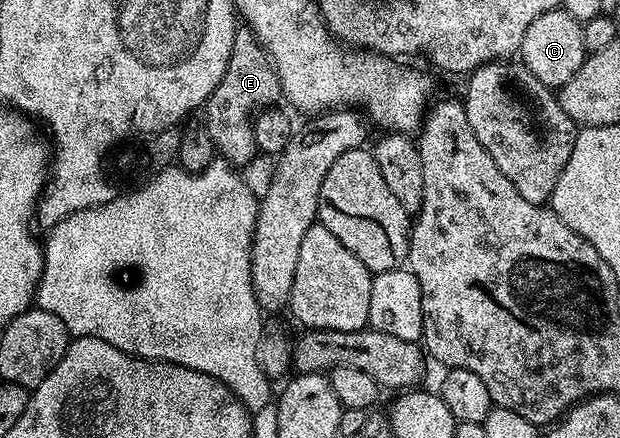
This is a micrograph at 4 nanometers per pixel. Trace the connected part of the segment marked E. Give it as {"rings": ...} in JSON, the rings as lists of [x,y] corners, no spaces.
{"rings":[[[239,27],[236,38],[232,38],[232,54],[228,54],[224,78],[220,78],[220,86],[212,90],[204,105],[204,127],[214,144],[215,153],[227,164],[243,166],[248,163],[256,156],[252,117],[264,108],[275,107],[282,99],[280,78],[270,63],[269,54],[263,50],[262,43],[249,28]]]}

